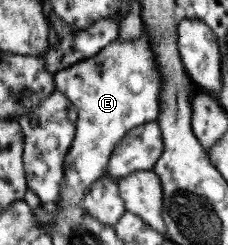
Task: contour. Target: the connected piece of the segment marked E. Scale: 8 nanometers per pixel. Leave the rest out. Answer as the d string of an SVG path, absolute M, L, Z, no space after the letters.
M143 28L140 37L132 41L114 41L96 55L55 73L56 90L68 97L77 109L75 138L64 159L65 183L60 189L58 201L55 202L57 205L82 203L82 198L86 196L86 190L90 185L106 175L112 151L126 132L137 125L150 121L156 122L156 117L160 115L160 91L162 91L162 78L160 78L156 57L149 31Z

